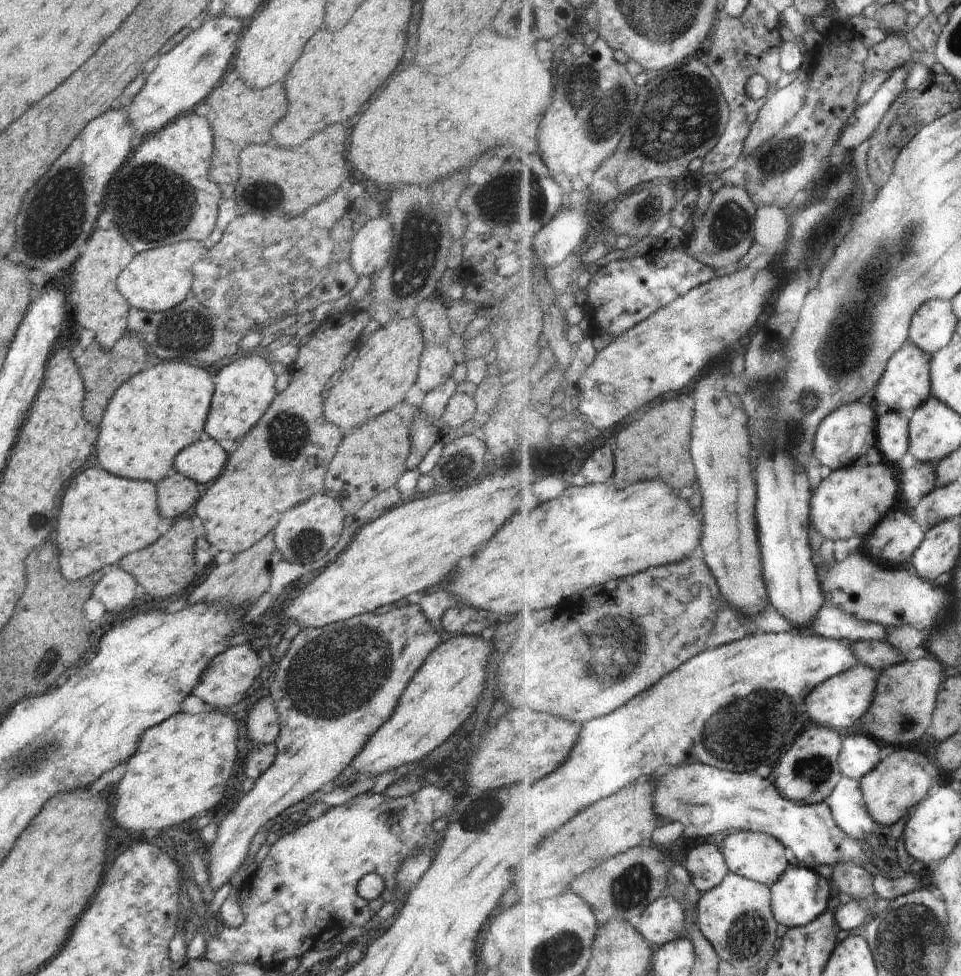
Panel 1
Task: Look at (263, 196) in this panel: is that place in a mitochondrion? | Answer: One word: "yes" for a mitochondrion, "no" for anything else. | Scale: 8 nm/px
yes

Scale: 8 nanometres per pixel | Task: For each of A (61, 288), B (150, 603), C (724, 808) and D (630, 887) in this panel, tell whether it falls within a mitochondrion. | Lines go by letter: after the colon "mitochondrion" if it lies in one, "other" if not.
A: other
B: other
C: other
D: mitochondrion

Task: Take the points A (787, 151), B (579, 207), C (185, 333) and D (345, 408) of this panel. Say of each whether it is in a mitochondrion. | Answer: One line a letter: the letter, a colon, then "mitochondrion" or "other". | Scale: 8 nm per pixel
A: mitochondrion
B: other
C: mitochondrion
D: other

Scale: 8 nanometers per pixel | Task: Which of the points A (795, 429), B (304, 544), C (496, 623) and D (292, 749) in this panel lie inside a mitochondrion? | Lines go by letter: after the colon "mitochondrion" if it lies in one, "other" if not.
A: mitochondrion
B: mitochondrion
C: other
D: other

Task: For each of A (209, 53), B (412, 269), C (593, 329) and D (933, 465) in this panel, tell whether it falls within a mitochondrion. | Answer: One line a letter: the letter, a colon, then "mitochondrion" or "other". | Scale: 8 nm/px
A: mitochondrion
B: mitochondrion
C: other
D: other

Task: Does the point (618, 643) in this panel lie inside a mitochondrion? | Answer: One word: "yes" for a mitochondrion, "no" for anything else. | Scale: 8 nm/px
yes

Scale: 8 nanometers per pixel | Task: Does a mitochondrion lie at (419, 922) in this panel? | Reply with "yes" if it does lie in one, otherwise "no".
no

